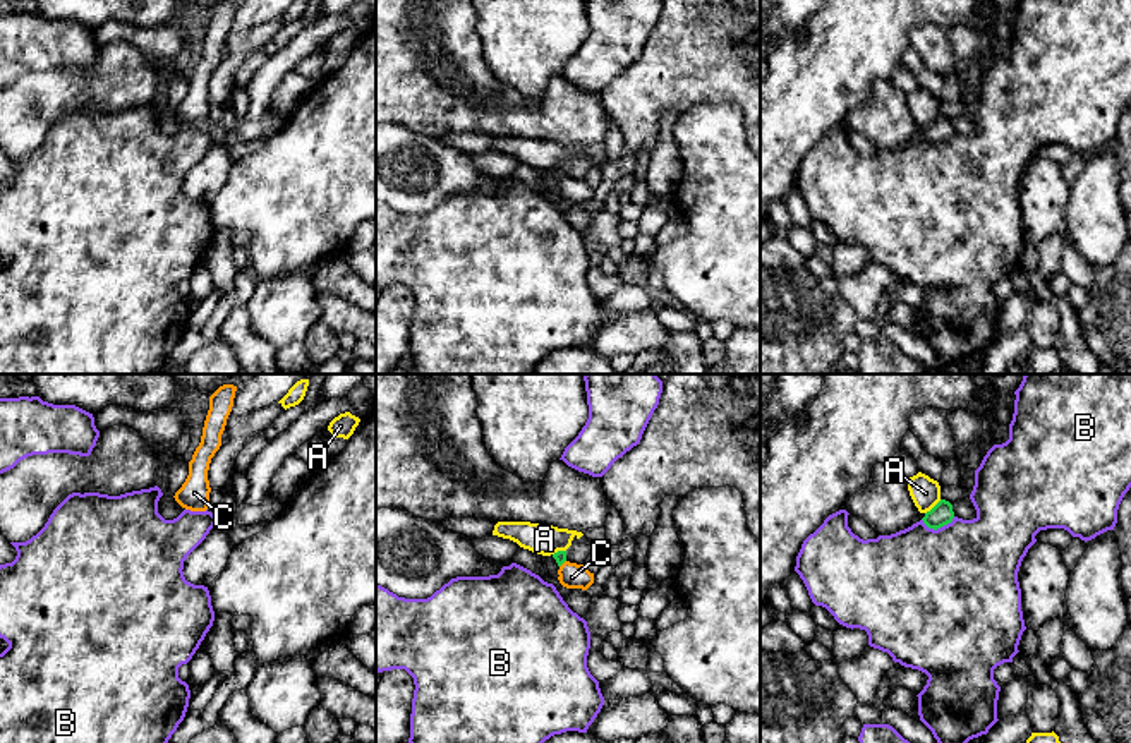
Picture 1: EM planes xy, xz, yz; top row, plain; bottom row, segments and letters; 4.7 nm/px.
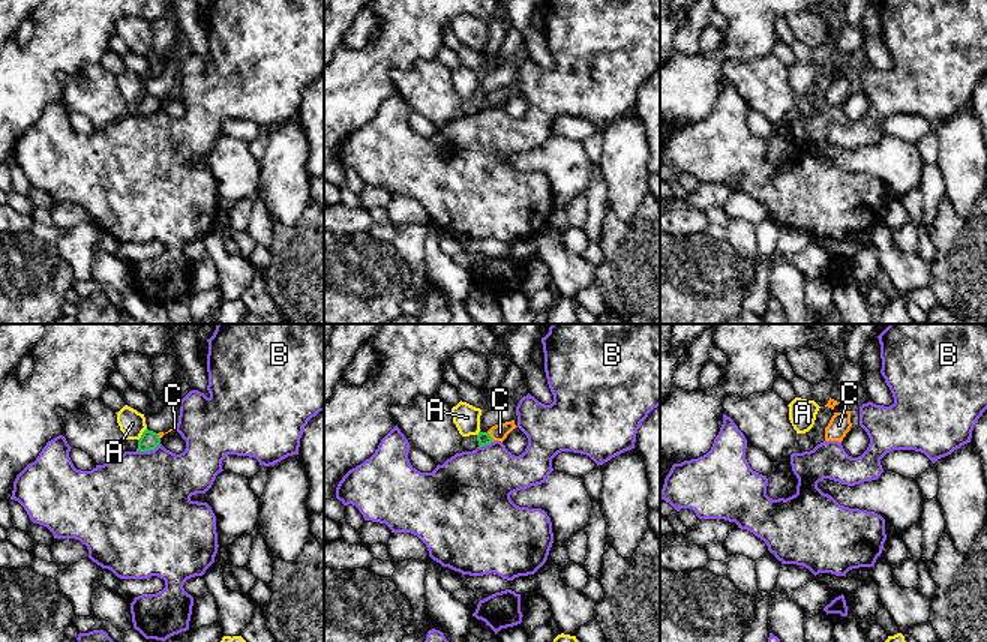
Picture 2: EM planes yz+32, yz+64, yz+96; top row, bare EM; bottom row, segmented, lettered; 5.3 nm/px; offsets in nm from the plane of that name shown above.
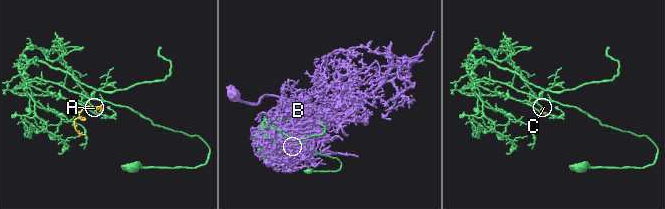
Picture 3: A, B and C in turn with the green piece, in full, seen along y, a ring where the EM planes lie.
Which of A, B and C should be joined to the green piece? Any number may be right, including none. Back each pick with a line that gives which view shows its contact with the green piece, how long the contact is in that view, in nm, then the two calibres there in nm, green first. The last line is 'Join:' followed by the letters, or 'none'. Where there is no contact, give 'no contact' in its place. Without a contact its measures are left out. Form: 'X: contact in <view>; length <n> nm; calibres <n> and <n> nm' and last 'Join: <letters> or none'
C: contact in xz; length 50 nm; calibres 60 and 120 nm
Join: C

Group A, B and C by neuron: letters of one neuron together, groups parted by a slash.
A / B / C

